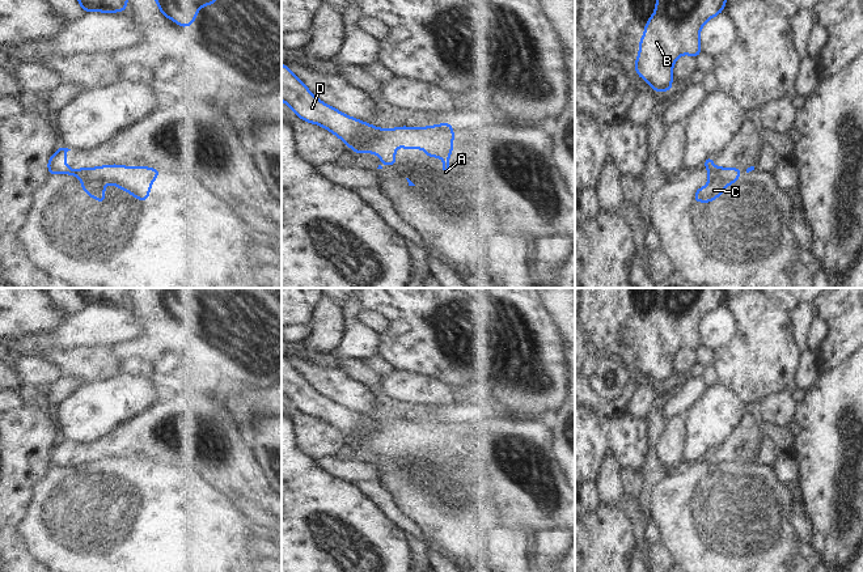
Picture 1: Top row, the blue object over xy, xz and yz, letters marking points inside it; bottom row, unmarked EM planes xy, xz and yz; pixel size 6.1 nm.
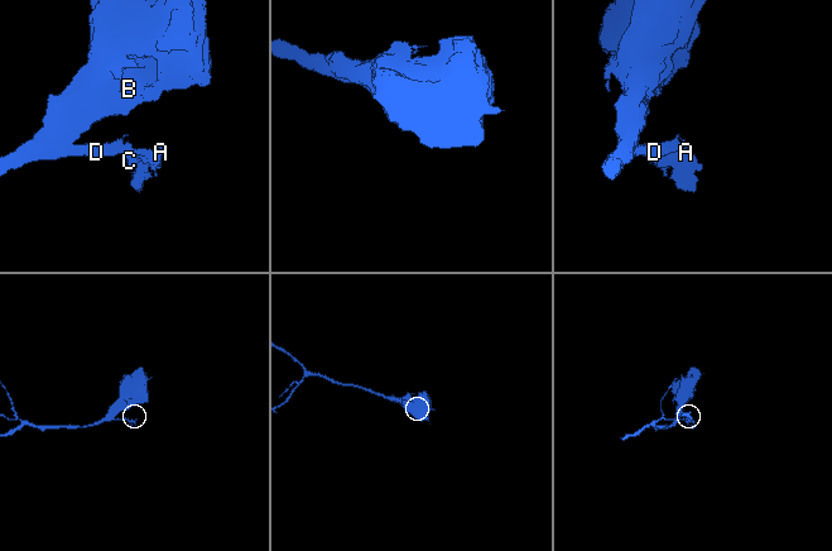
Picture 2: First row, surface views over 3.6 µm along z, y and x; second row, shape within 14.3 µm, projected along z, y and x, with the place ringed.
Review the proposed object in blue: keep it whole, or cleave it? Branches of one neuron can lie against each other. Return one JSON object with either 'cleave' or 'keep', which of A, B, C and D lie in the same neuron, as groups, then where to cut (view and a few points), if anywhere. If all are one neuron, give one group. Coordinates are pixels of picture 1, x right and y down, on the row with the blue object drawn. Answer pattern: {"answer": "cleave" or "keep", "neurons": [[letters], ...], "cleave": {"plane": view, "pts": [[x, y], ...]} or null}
{"answer": "cleave", "neurons": [["A", "C"], ["B", "D"]], "cleave": {"plane": "yz", "pts": [[736, 168], [723, 168], [709, 173]]}}

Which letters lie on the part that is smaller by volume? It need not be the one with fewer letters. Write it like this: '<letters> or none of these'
A, C

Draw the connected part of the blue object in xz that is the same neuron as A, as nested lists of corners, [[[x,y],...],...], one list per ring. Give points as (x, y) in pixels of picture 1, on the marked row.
[[[440,123],[437,126],[427,126],[422,128],[398,127],[382,128],[381,139],[372,148],[372,153],[380,156],[380,161],[389,166],[395,166],[395,148],[424,149],[427,158],[443,158],[443,174],[448,178],[450,168],[448,165],[449,156],[453,151],[453,127],[450,123]]]

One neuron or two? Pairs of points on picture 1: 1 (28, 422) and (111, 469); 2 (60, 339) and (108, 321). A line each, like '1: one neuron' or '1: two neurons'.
1: two neurons
2: one neuron

